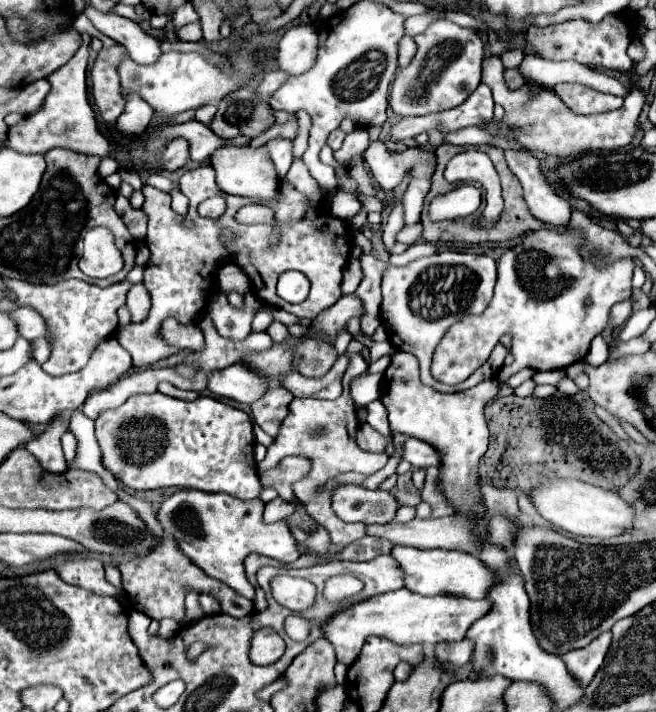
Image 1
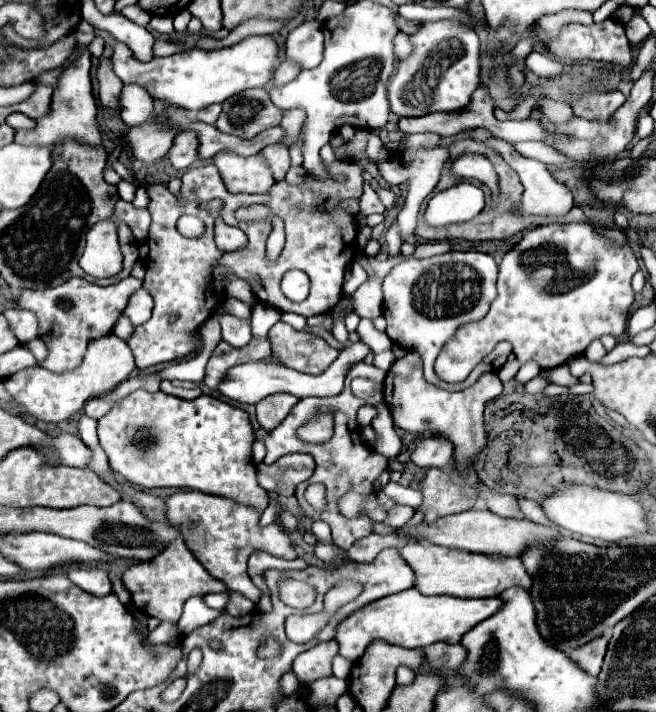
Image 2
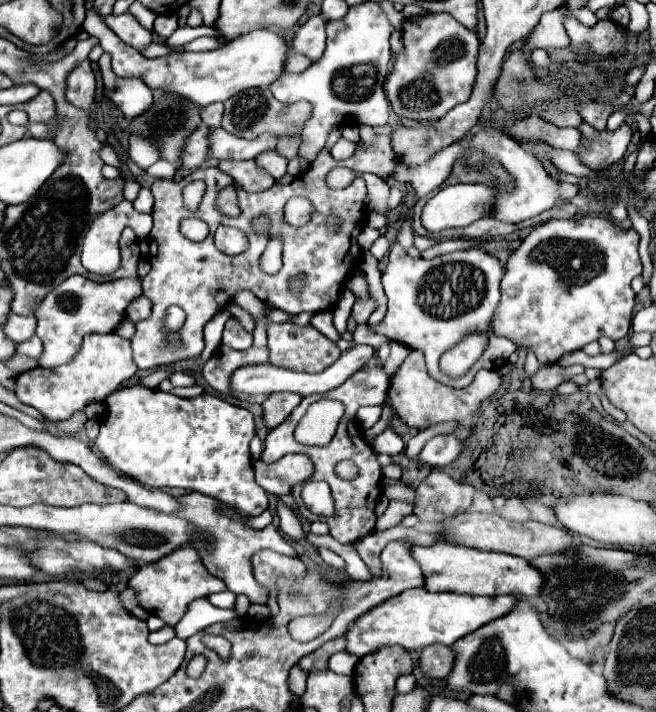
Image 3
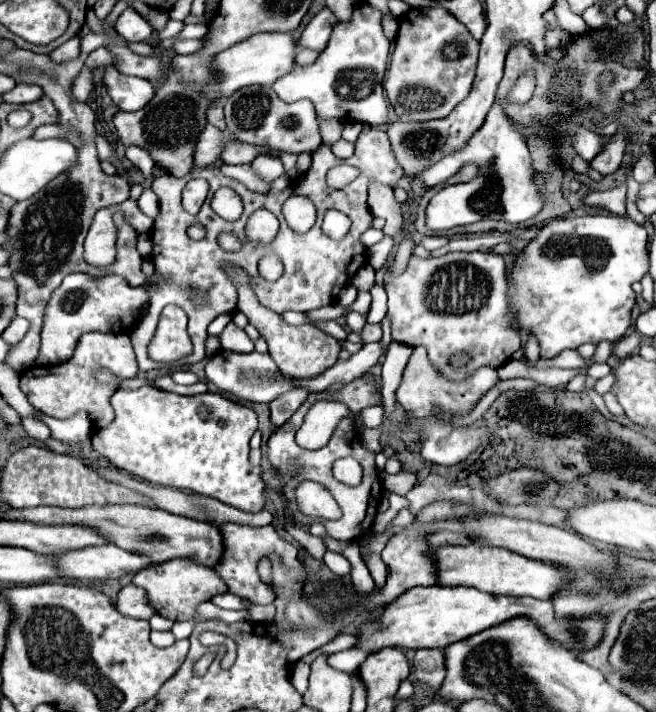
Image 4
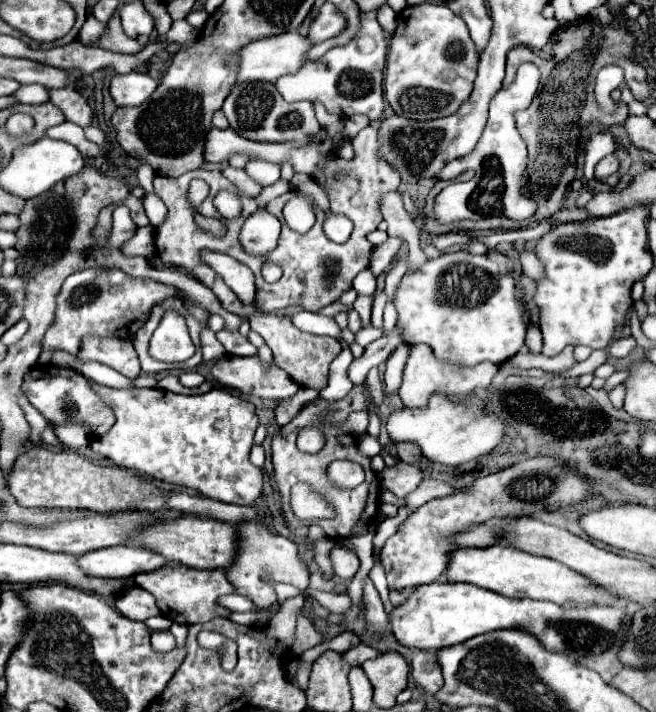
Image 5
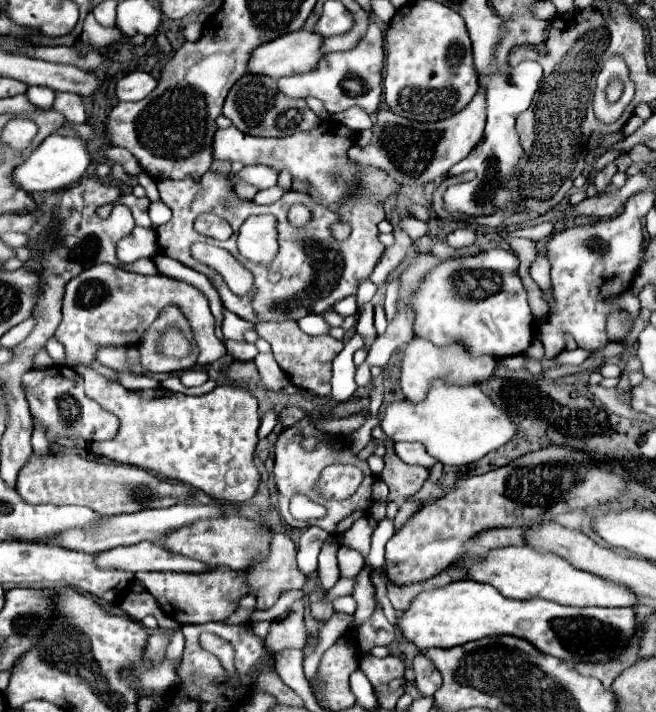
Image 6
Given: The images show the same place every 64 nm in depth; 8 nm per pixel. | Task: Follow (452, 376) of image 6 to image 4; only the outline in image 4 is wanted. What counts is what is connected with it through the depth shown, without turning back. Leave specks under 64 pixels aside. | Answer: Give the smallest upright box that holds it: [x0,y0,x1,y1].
[396,346,498,418]

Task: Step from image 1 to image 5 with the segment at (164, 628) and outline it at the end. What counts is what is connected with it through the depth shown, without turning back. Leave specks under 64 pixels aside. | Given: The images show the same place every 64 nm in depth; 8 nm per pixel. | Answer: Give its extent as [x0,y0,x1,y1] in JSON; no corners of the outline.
[152,632,174,652]

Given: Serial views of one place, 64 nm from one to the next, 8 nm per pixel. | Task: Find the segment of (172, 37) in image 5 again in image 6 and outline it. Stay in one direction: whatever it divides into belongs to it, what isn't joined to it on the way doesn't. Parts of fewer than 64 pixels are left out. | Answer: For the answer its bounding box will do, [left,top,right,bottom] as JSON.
[180,22,203,42]

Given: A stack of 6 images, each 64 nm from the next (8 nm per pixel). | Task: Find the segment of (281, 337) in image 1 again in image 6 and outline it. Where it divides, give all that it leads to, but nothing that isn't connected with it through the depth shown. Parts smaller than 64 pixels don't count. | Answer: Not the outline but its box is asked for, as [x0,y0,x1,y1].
[190,242,344,396]

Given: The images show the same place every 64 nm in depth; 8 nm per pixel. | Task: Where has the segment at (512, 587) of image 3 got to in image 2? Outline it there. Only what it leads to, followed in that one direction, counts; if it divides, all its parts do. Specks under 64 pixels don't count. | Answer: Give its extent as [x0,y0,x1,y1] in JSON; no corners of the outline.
[400,542,534,598]

